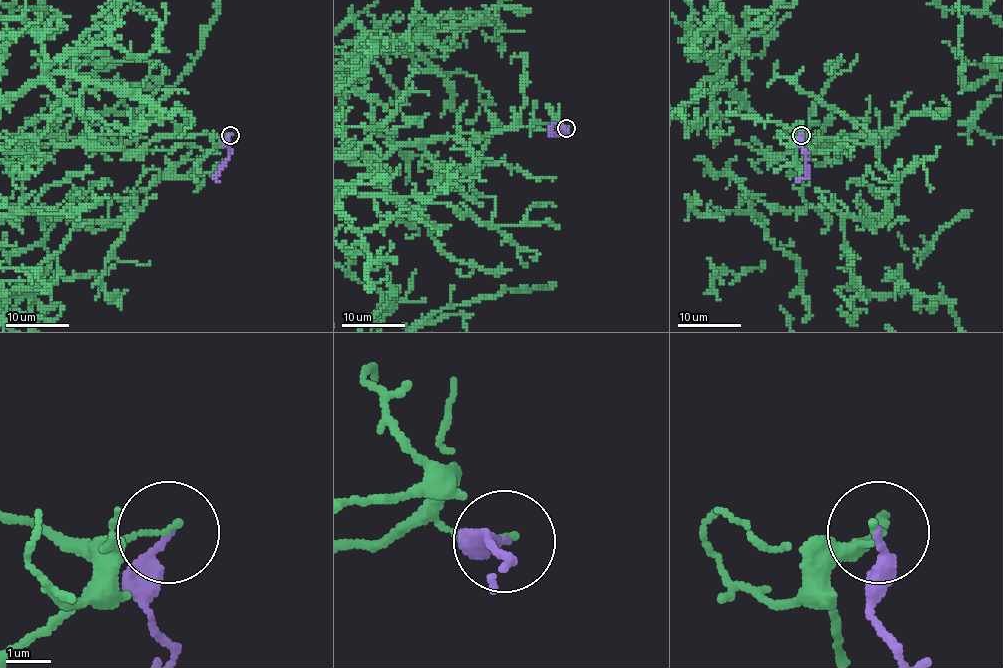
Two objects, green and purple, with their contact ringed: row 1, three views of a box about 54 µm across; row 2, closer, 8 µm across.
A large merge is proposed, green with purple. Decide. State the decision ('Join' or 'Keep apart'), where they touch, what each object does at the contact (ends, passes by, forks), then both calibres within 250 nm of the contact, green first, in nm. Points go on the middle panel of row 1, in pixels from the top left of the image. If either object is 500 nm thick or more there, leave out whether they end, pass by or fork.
Keep apart. Place: (566, 128). At the ring green ends. At the ring purple ends. Thickness 120 nm (green) against 240 nm

